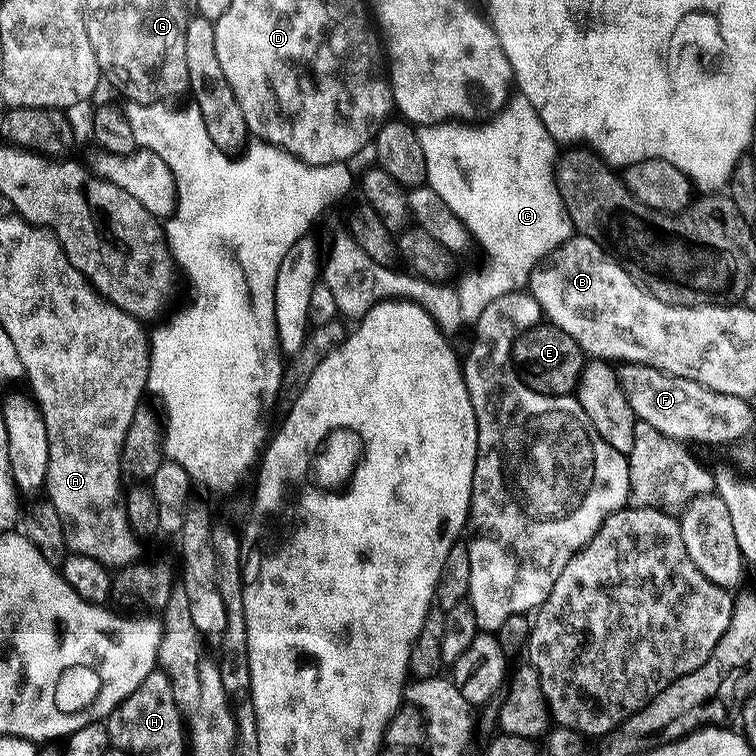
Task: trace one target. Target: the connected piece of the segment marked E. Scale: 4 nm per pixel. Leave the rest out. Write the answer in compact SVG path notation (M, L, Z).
M540 322L519 333L512 344L510 357L517 376L530 390L547 396L566 396L577 391L580 374L586 363L586 353L566 330L551 322Z

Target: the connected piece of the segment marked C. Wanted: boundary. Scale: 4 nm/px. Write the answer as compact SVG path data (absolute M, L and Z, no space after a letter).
M516 94L495 115L485 120L488 120L485 124L480 124L481 122L443 122L429 124L419 129L422 154L426 154L427 187L433 188L438 194L438 198L442 198L442 202L446 202L446 206L450 206L454 210L454 214L458 214L461 222L467 226L471 237L480 242L489 258L492 259L492 276L479 276L478 273L472 272L464 281L461 279L456 288L462 306L462 318L465 325L468 326L475 325L477 318L482 314L482 310L486 306L490 306L490 302L494 302L494 298L502 298L502 294L521 291L527 285L528 275L532 273L532 269L547 258L555 248L566 243L569 236L573 235L574 232L572 220L569 218L567 210L564 209L564 200L560 196L560 191L556 185L556 162L558 159L556 148L558 149L558 144L546 130L542 118L534 110L534 106L524 96Z

